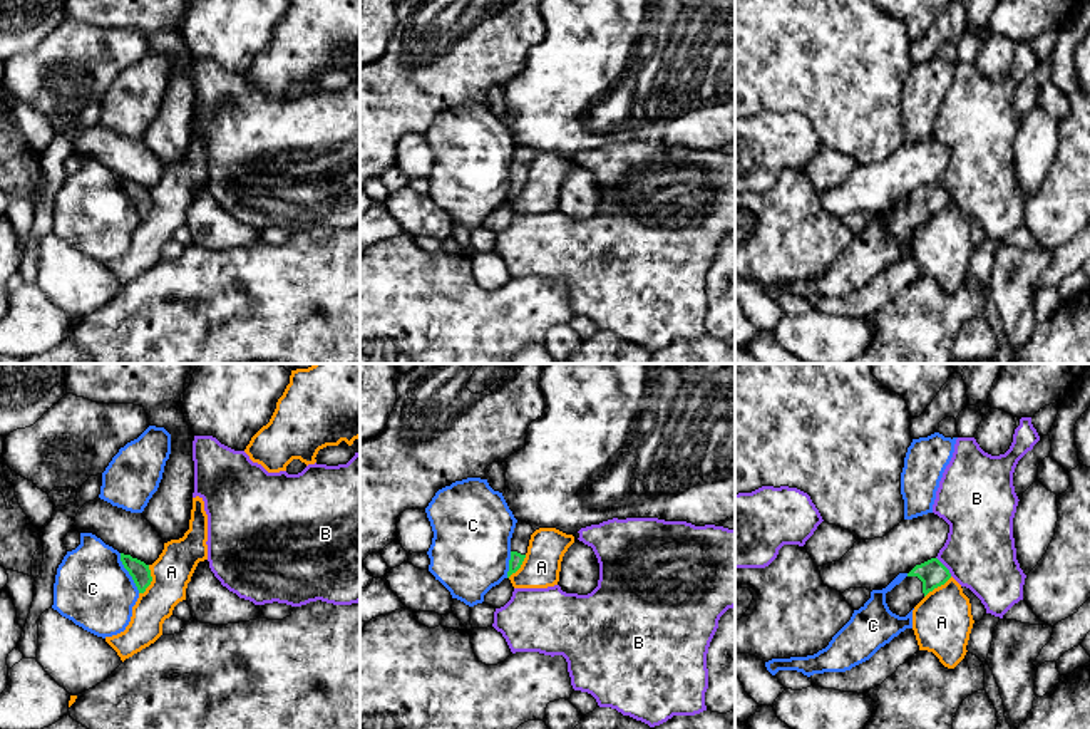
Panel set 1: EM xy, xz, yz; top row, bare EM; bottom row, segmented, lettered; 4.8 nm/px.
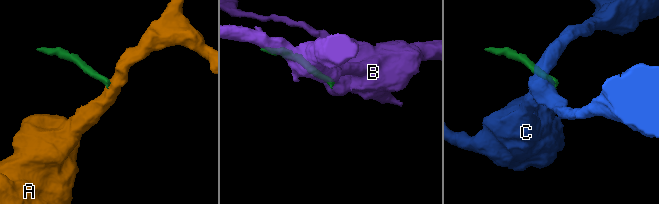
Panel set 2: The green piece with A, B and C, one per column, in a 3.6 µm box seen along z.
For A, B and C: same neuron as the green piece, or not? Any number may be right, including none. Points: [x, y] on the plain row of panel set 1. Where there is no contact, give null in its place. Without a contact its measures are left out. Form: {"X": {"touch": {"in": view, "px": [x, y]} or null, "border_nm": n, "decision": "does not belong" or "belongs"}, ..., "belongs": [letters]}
{"A": {"touch": {"in": "xy", "px": [151, 205]}, "border_nm": 150, "decision": "does not belong"}, "B": {"touch": {"in": "yz", "px": [945, 191]}, "border_nm": 120, "decision": "does not belong"}, "C": {"touch": {"in": "xy", "px": [129, 198]}, "border_nm": 220, "decision": "does not belong"}, "belongs": []}

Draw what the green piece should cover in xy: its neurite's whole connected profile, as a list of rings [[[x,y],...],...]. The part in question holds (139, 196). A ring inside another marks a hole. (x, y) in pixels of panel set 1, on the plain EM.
[[[121,178],[121,186],[124,193],[129,196],[129,199],[132,201],[139,218],[144,218],[152,206],[149,189],[124,178]]]

